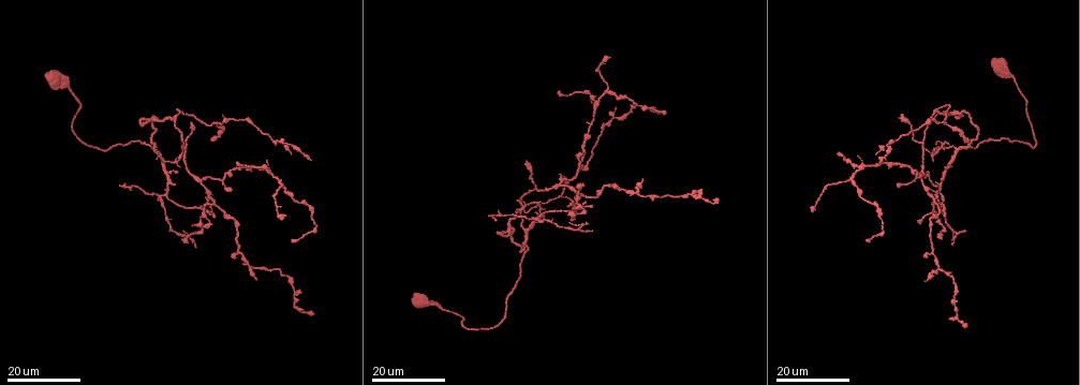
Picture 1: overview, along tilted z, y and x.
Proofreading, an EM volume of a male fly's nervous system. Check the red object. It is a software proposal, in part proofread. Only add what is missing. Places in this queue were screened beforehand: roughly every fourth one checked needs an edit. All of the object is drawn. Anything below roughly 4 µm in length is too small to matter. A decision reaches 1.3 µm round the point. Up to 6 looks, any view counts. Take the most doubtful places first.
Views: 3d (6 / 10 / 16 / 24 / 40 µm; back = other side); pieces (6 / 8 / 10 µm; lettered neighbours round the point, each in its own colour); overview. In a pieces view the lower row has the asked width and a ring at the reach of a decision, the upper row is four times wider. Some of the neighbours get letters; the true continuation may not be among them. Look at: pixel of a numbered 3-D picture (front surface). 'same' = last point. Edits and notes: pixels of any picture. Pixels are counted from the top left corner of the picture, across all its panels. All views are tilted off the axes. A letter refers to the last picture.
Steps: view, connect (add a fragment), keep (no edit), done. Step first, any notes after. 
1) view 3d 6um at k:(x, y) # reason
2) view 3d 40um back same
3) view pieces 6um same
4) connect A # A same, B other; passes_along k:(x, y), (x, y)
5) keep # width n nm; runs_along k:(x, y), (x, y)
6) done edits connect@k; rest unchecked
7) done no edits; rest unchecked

view 3d 24um at 1:(940, 179) # an open end

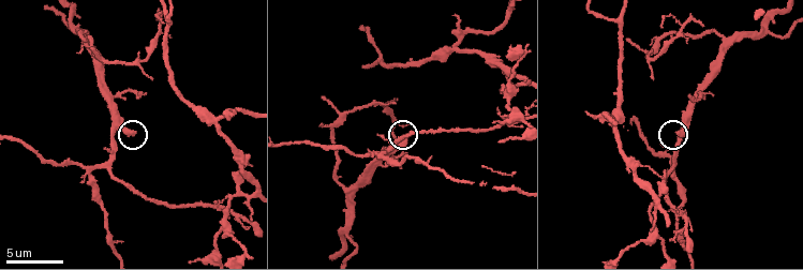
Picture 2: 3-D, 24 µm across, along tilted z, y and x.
view 3d 6um at 2:(407, 138)

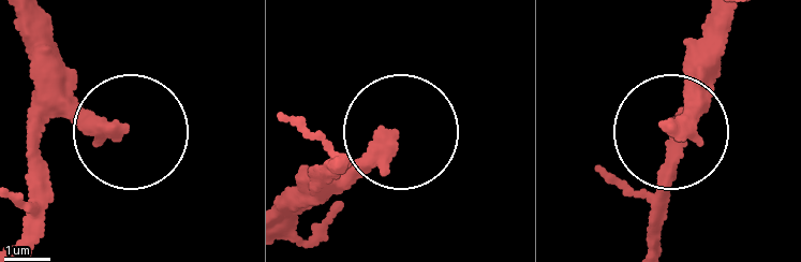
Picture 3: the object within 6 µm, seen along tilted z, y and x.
view pieces 6um at 3:(118, 129)

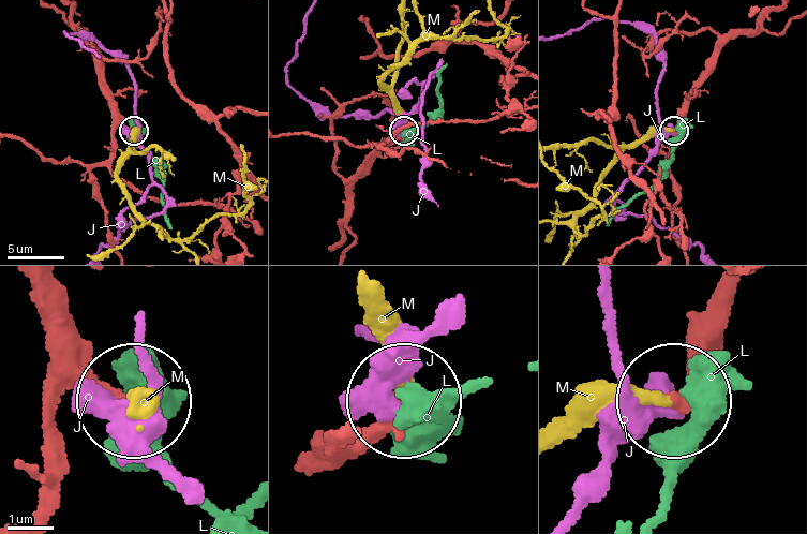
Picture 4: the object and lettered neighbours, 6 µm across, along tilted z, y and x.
connect M # J other, L other, M same; passes_along 4:(107, 102), (139, 130), (119, 173), (123, 197), (162, 236); the neuron continues

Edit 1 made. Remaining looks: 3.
view overview

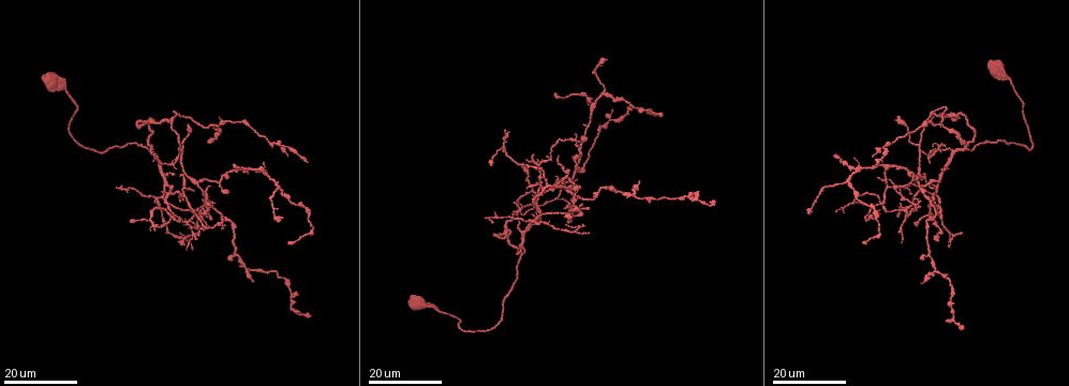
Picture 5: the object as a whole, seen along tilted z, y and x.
view 3d 24um at 5:(943, 146)

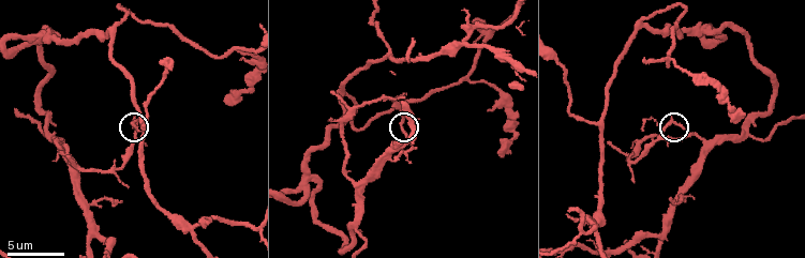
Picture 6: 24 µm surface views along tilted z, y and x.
view pieces 10um at 6:(682, 128)

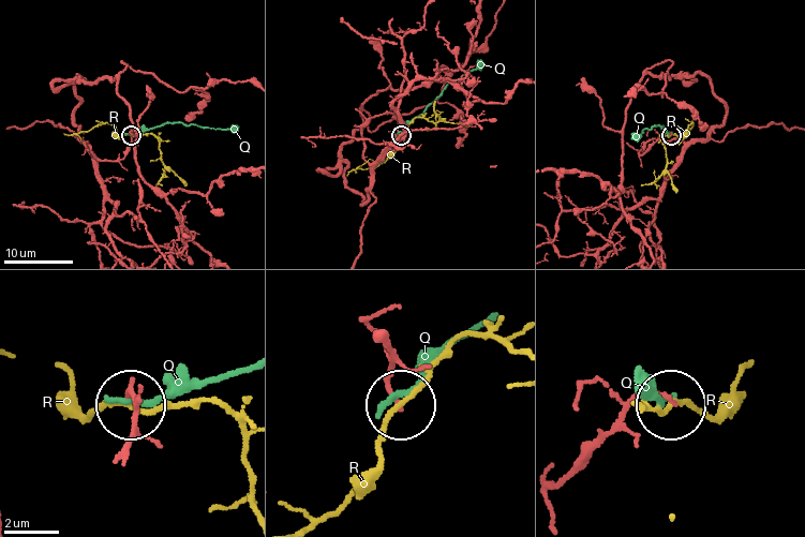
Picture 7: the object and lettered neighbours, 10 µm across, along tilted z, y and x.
keep # Q other, R other; runs_along 7:(122, 446), (131, 416), (125, 394), (127, 402); no lettered fragment goes on from it

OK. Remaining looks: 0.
done edits connect@4; rest unchecked

